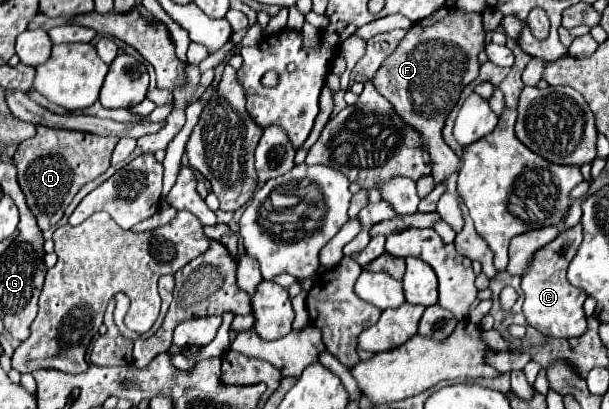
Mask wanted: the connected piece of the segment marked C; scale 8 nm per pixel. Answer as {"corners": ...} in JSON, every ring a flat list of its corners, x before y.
{"corners":[[574,226,570,230,562,230,556,240,552,240,546,248,540,248,534,254,534,260,522,276,522,290,524,290,524,316,530,326,534,326,544,336,552,338,576,338,586,332,586,316,584,316,584,300,588,298,586,292,574,288,566,280,566,268,574,258,578,246,582,242,582,226]]}

